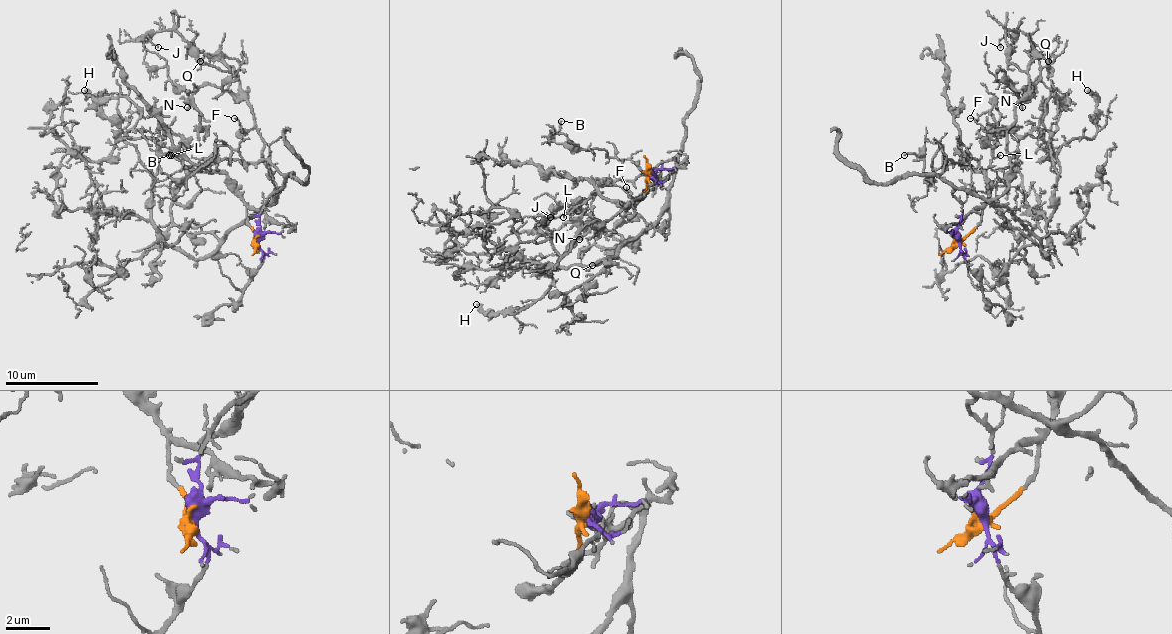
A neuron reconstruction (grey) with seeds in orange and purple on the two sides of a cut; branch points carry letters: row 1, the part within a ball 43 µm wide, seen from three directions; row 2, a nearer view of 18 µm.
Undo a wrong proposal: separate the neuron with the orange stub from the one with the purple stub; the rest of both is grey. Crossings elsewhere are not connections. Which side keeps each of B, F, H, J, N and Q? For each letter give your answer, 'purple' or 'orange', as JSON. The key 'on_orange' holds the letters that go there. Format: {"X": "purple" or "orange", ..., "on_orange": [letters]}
{"B": "purple", "F": "purple", "H": "purple", "J": "purple", "N": "purple", "Q": "purple", "on_orange": []}

